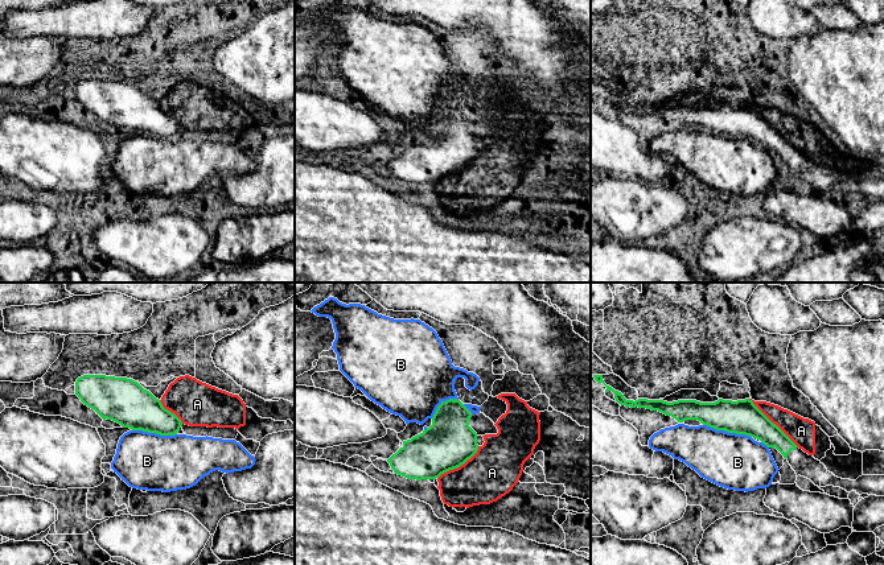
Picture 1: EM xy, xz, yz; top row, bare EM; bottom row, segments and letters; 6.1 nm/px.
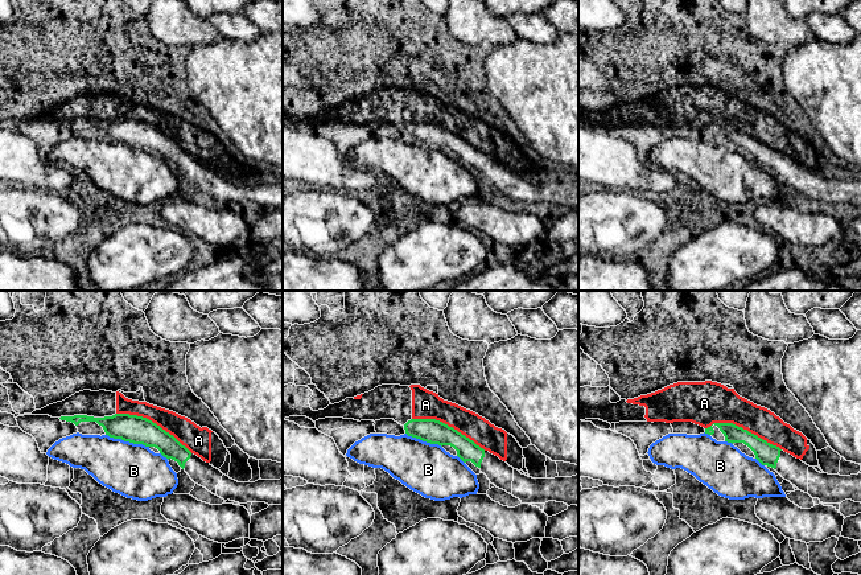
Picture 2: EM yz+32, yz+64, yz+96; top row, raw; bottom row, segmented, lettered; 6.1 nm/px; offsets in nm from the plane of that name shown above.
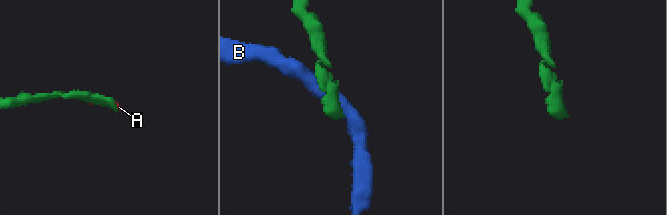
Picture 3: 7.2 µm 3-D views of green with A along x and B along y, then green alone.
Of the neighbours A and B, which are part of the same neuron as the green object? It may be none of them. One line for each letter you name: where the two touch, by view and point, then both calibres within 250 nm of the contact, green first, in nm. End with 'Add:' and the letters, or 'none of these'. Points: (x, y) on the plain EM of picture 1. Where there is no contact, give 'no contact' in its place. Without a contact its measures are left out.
Add: none of these

